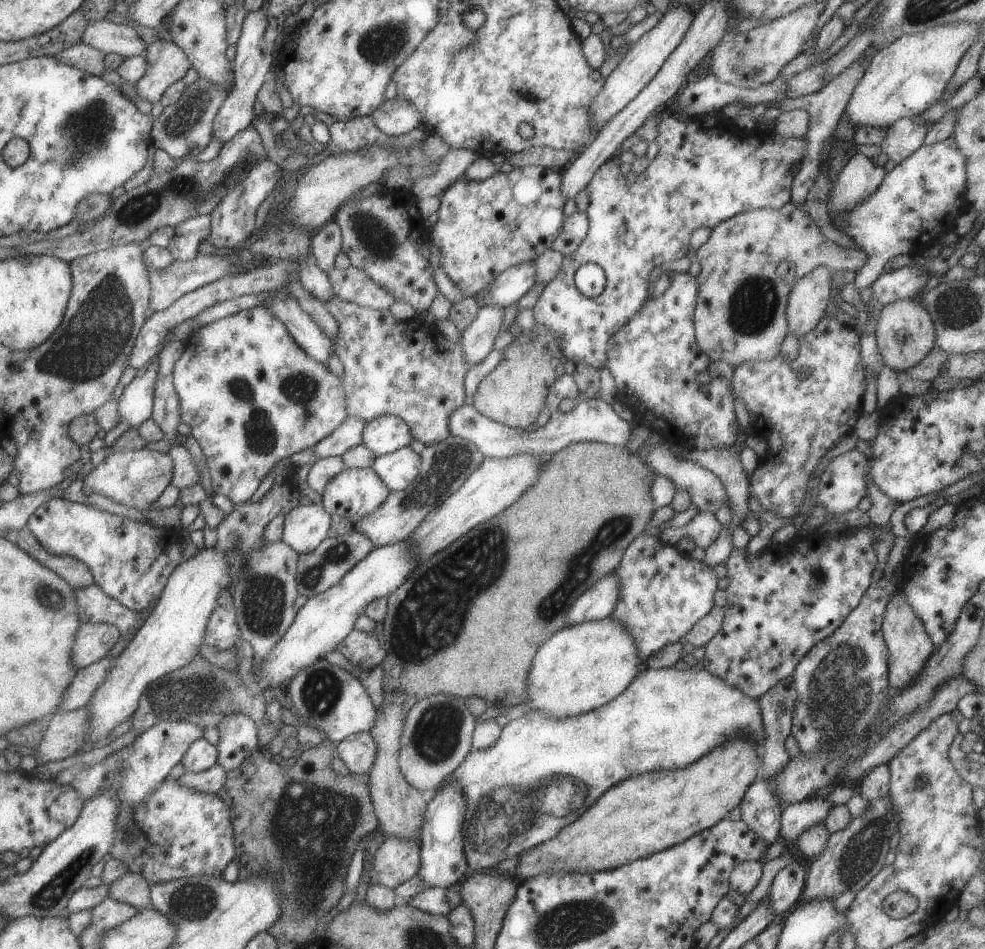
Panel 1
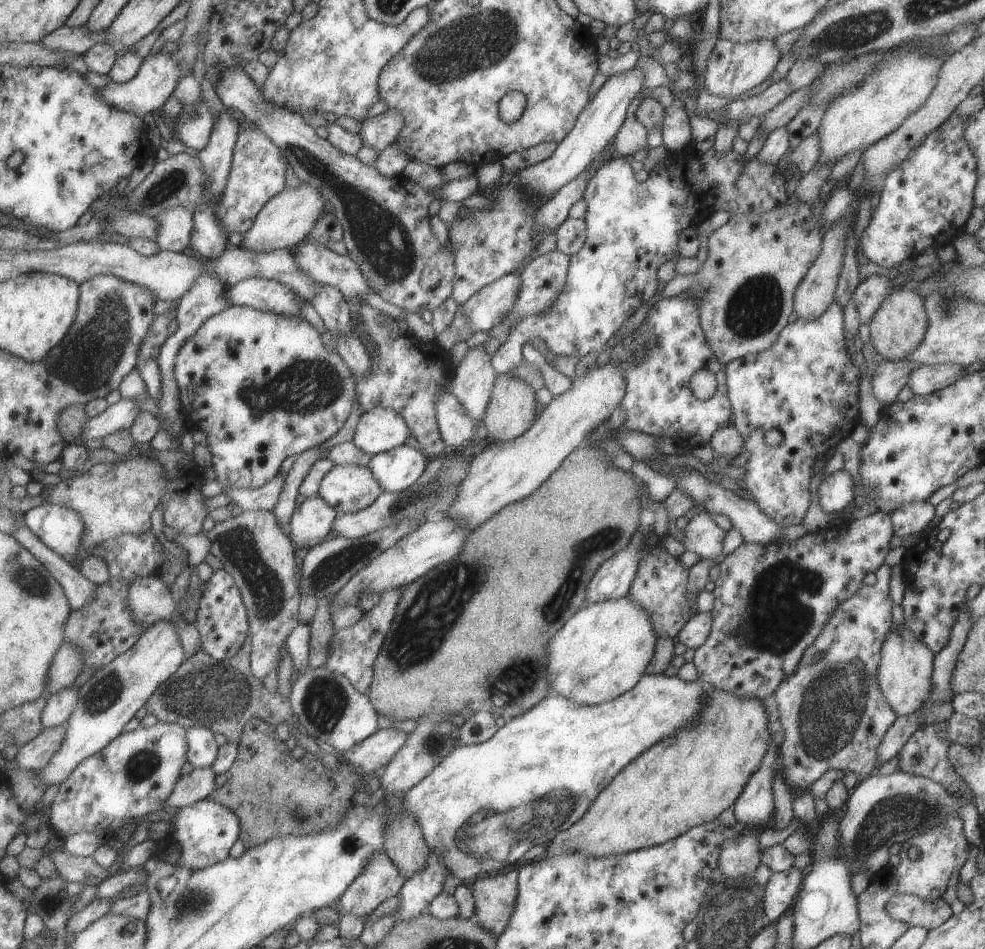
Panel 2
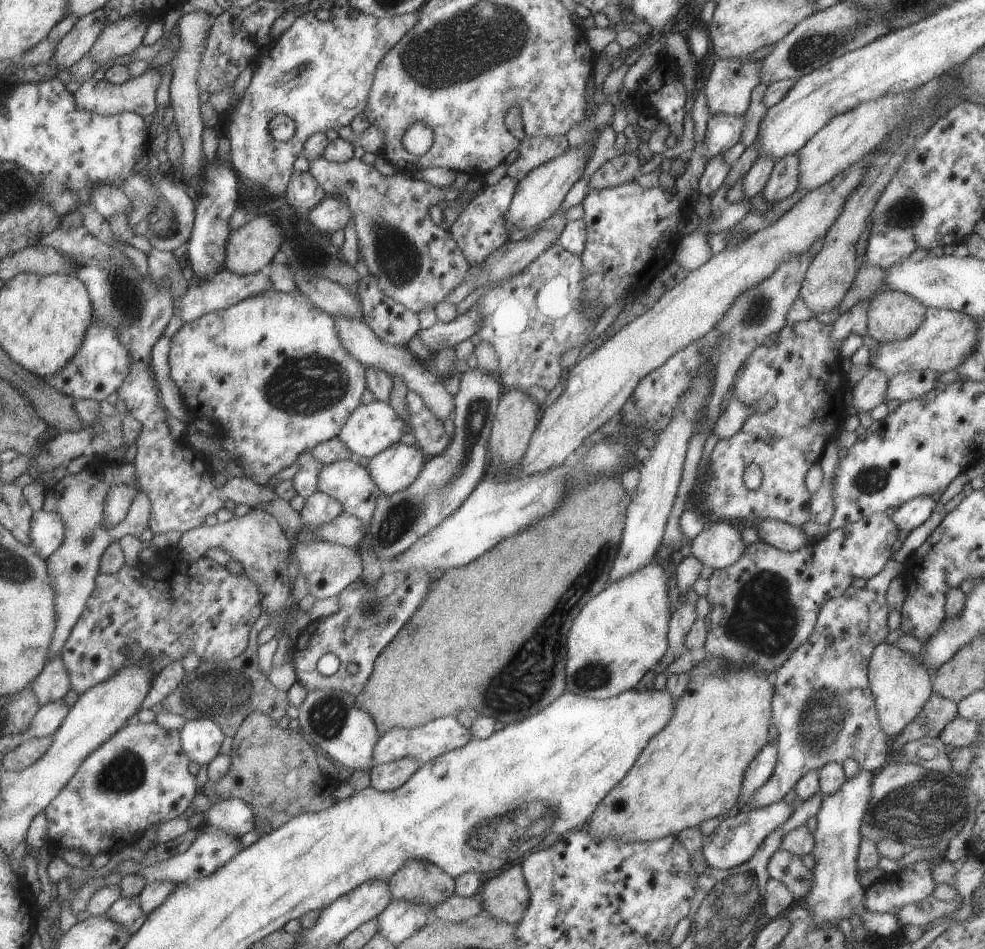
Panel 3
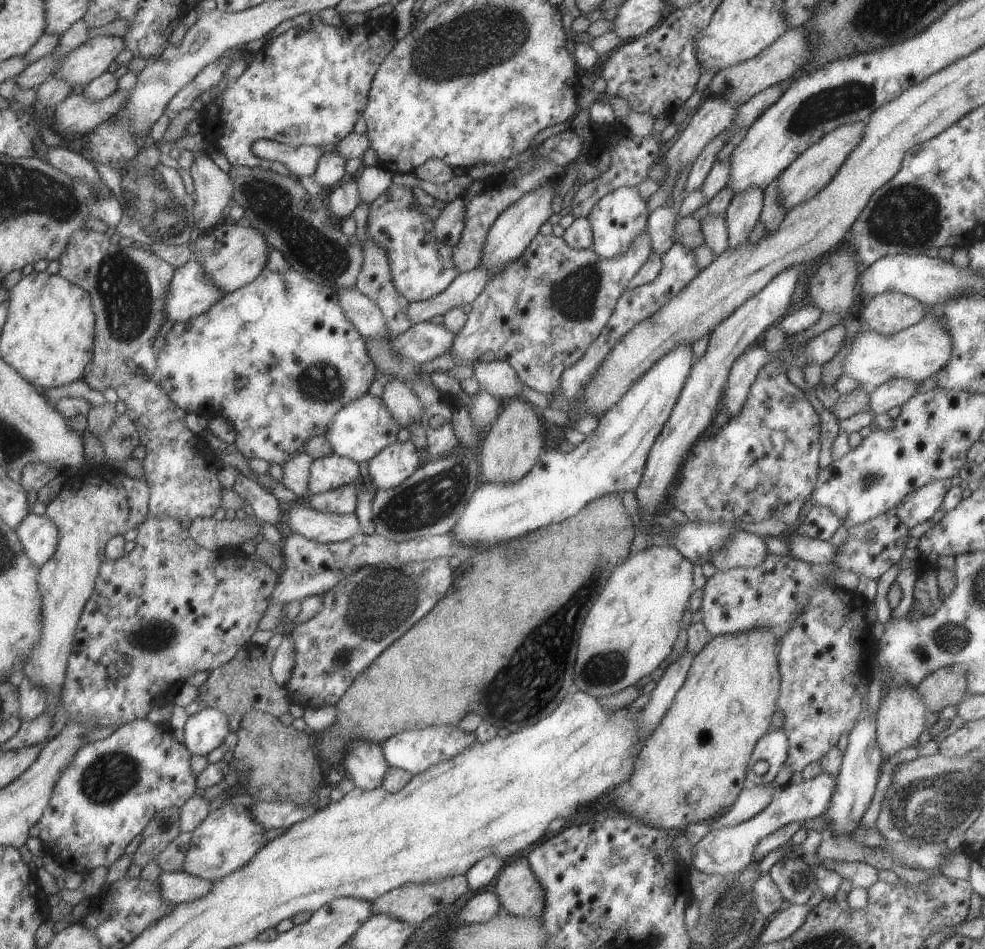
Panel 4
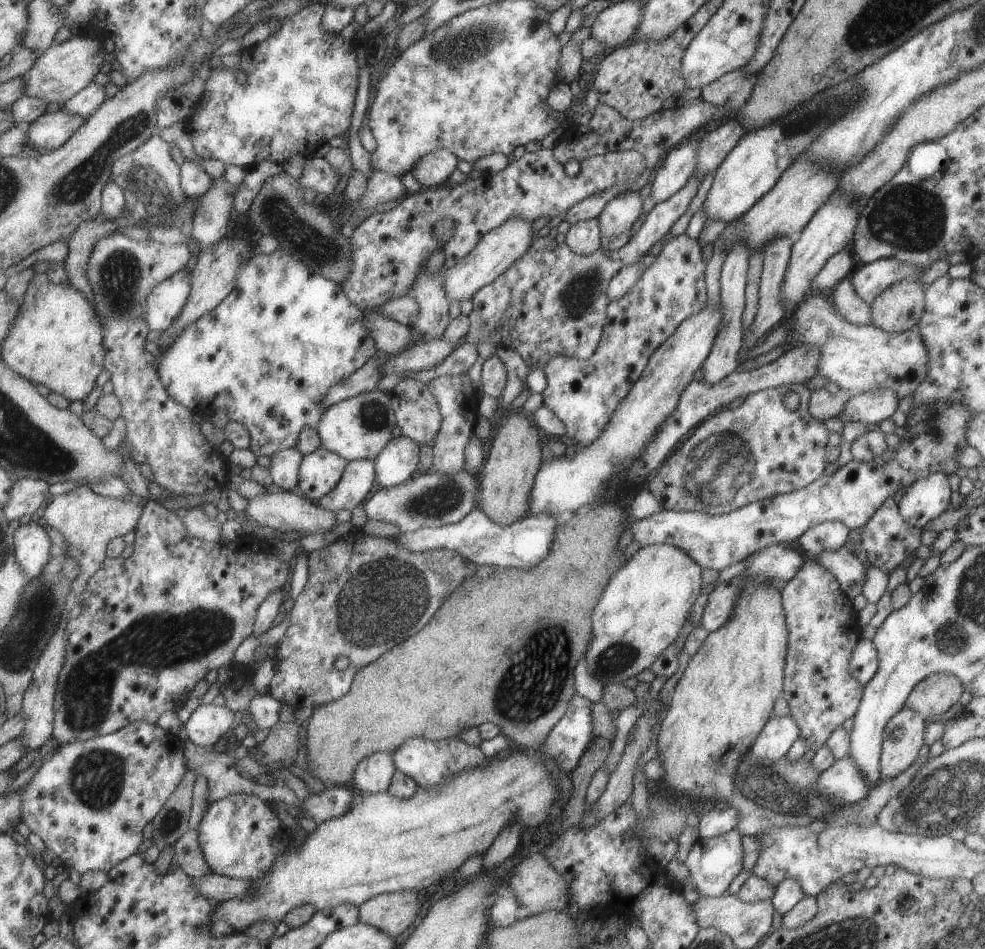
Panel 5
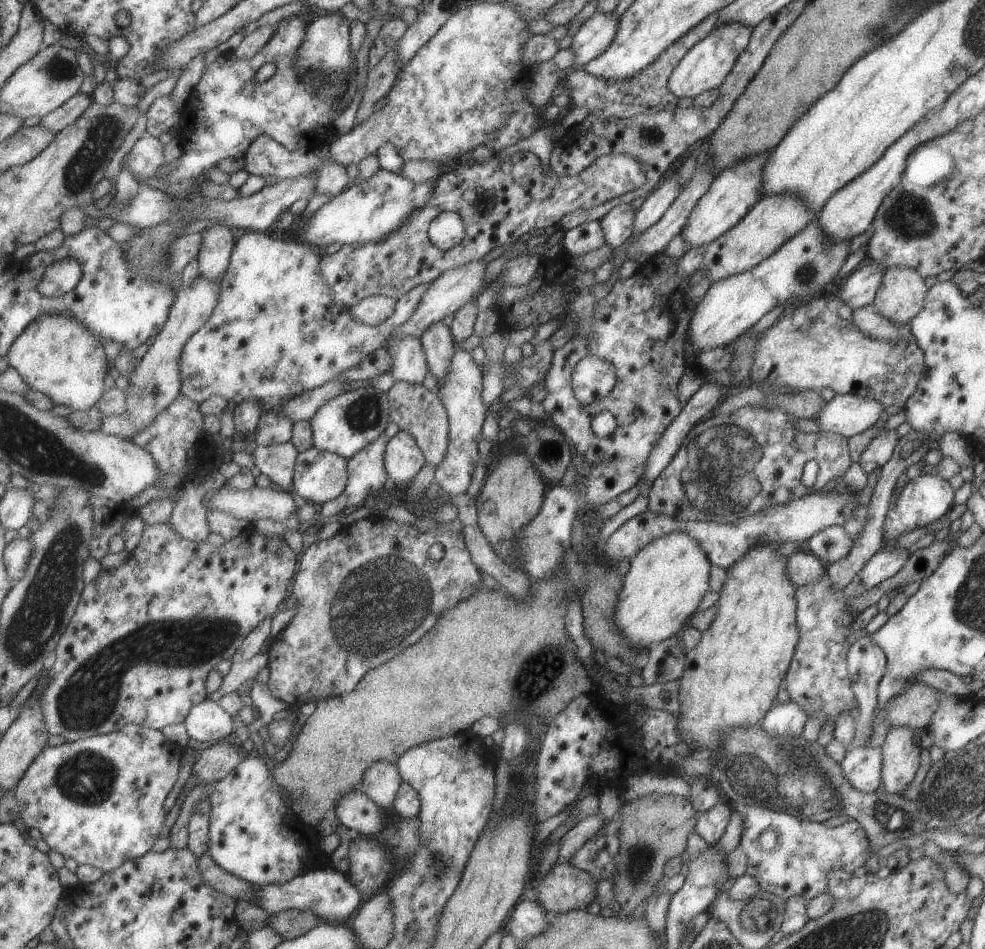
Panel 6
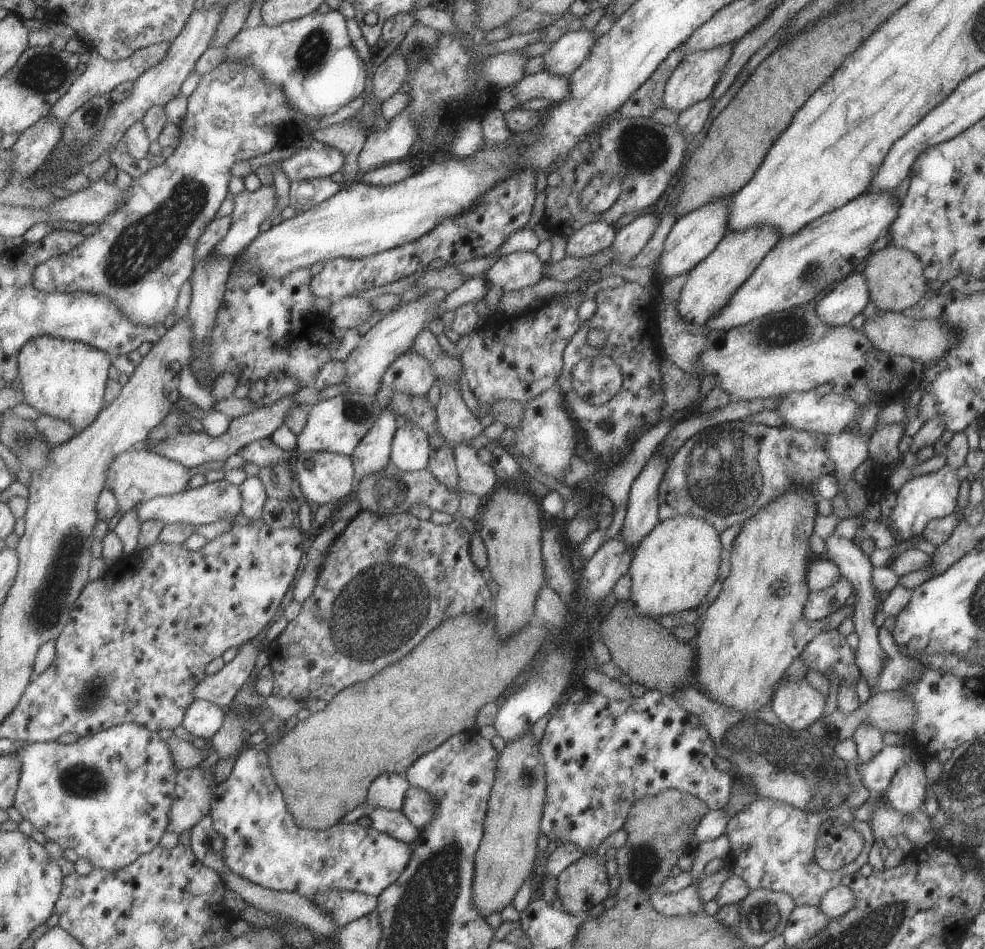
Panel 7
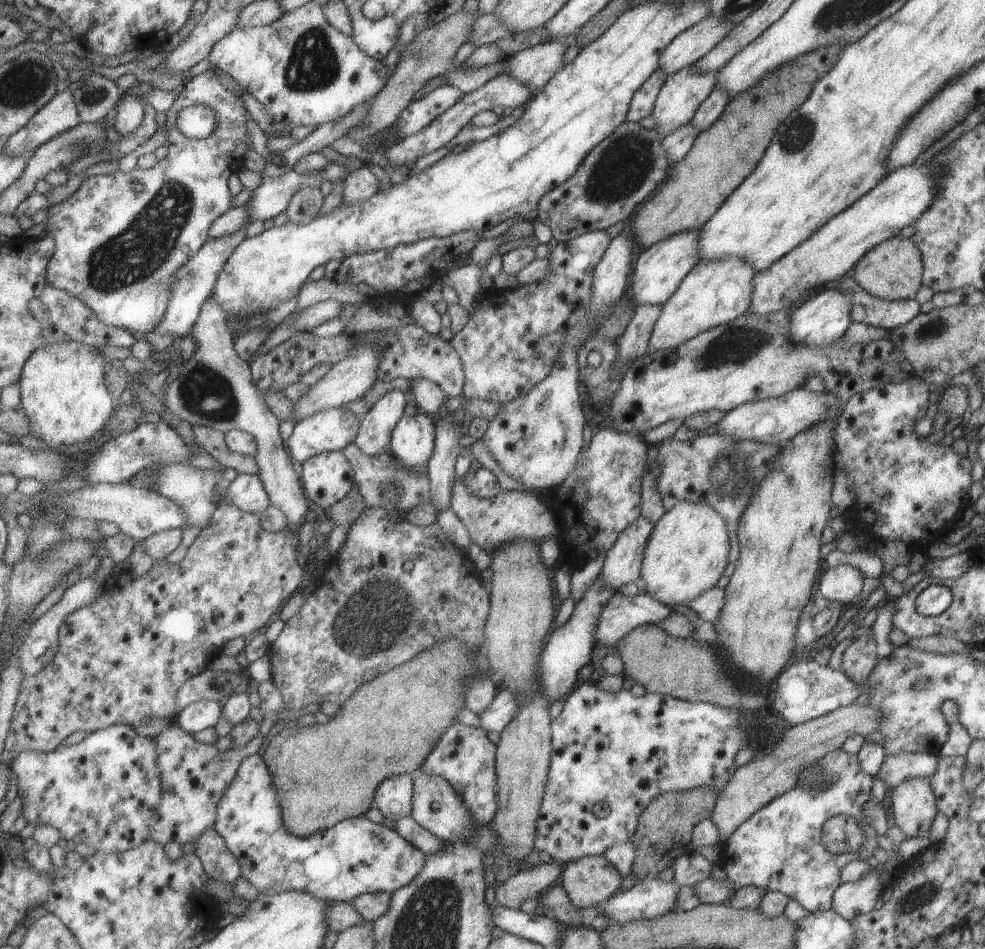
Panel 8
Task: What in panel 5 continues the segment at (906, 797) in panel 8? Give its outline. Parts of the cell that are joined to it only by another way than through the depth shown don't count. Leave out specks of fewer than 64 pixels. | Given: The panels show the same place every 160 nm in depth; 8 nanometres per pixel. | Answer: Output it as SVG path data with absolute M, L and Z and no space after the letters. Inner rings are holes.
M901 708L889 718L881 744L879 772L883 779L895 779L917 757L923 745L925 721L917 712Z

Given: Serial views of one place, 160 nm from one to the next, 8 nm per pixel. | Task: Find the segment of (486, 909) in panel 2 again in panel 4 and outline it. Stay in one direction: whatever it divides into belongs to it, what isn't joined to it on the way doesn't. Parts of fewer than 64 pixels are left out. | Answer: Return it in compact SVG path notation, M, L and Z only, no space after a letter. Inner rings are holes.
M519 856L517 860L505 864L504 868L500 868L496 882L493 886L493 894L499 901L501 911L505 911L516 917L538 917L544 907L544 892L539 882L529 868L527 859Z

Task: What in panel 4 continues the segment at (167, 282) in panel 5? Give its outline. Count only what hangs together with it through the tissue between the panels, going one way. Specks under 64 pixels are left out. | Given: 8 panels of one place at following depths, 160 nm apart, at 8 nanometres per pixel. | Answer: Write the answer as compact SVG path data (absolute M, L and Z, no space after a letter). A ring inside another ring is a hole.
M191 258L174 269L169 281L164 304L166 321L178 323L196 317L225 295L225 291L214 287L205 269Z

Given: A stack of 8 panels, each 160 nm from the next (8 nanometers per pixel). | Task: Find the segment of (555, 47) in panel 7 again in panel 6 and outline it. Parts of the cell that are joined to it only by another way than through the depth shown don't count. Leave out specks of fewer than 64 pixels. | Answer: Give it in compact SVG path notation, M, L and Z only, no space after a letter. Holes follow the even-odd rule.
M595 13L585 20L574 33L568 52L573 54L572 64L583 66L602 54L617 32L618 18L611 13Z

